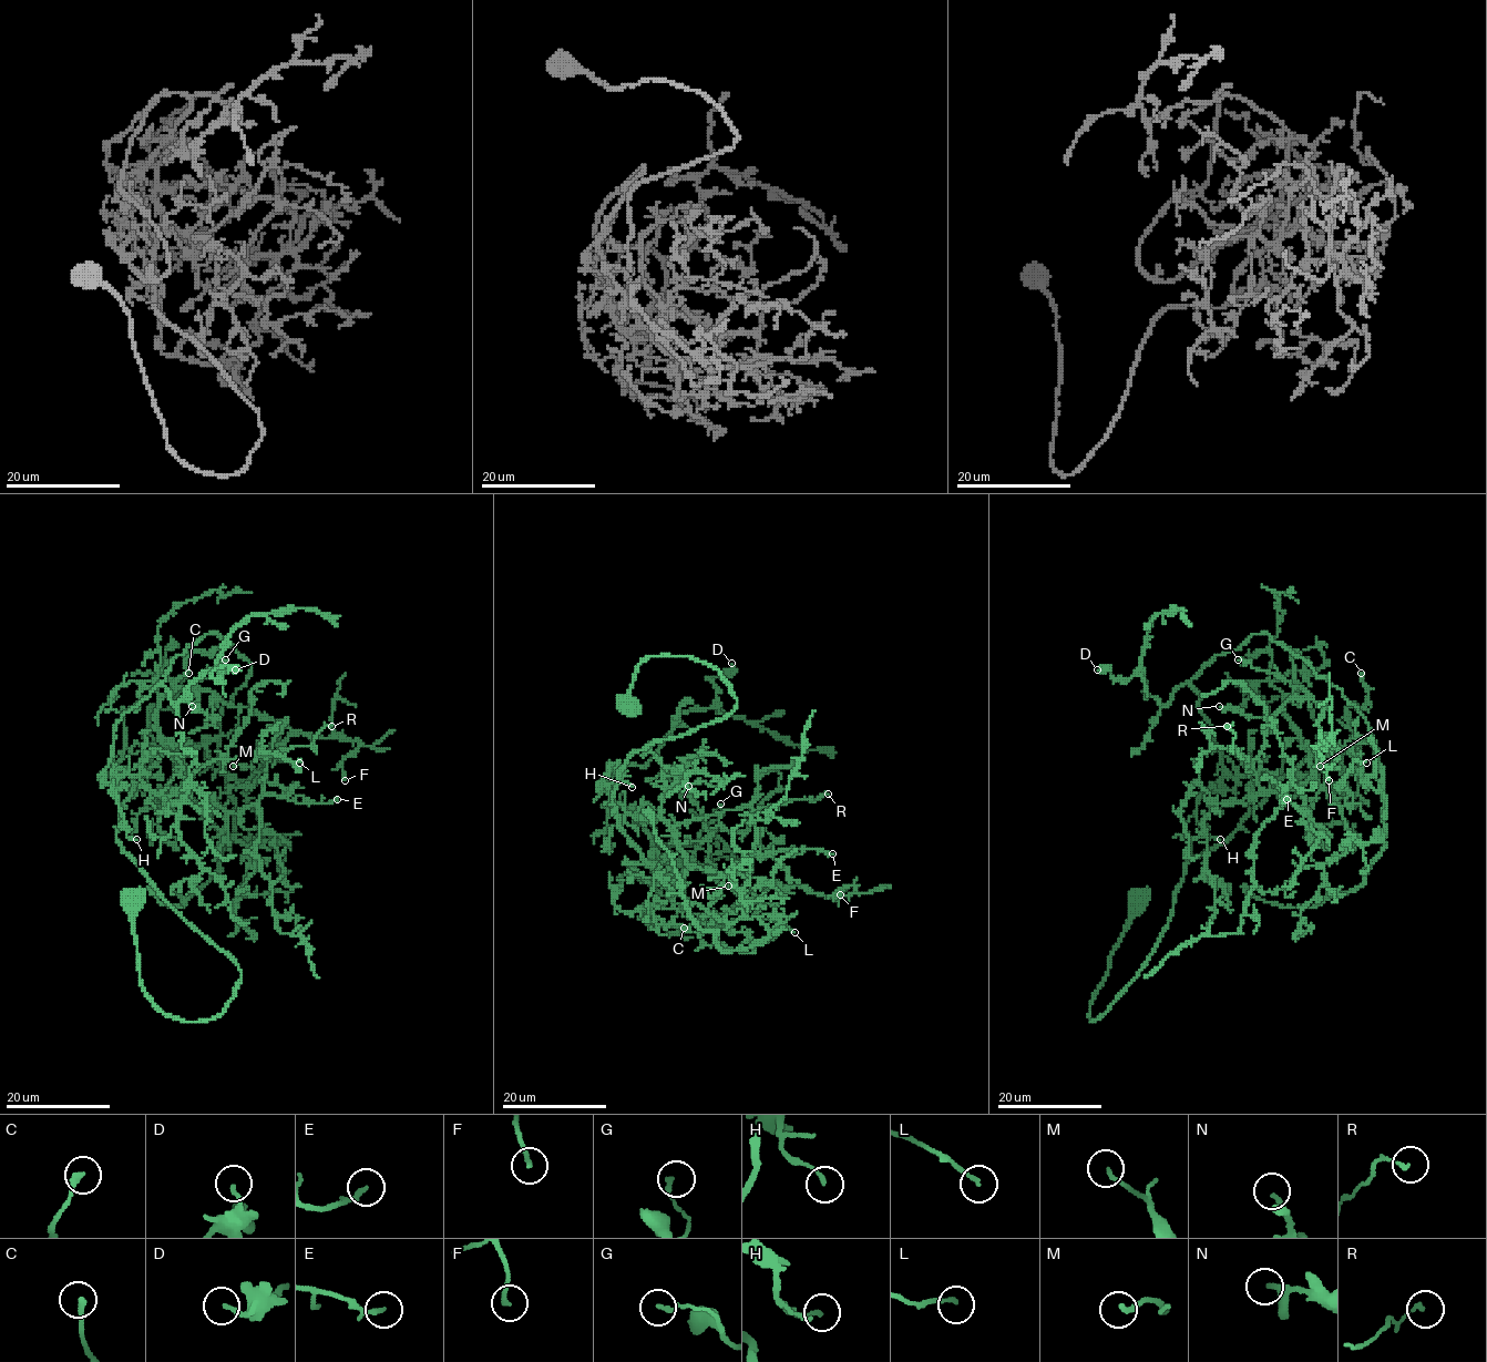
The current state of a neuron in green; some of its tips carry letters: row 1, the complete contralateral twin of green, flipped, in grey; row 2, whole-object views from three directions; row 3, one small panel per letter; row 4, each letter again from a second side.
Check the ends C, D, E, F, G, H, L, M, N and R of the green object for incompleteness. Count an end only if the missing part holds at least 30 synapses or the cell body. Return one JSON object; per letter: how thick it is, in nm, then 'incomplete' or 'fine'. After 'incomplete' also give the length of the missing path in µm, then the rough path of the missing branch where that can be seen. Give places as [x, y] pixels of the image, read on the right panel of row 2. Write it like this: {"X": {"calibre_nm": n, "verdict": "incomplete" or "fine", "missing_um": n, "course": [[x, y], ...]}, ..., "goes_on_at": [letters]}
{"C": {"calibre_nm": 220, "verdict": "fine"}, "D": {"calibre_nm": 170, "verdict": "fine"}, "E": {"calibre_nm": 120, "verdict": "fine"}, "F": {"calibre_nm": 160, "verdict": "fine"}, "G": {"calibre_nm": 160, "verdict": "fine"}, "H": {"calibre_nm": 150, "verdict": "fine"}, "L": {"calibre_nm": 160, "verdict": "fine"}, "M": {"calibre_nm": 180, "verdict": "fine"}, "N": {"calibre_nm": 200, "verdict": "incomplete", "missing_um": 30, "course": [[1219, 706], [1196, 706], [1185, 695], [1180, 671], [1178, 675], [1188, 676], [1185, 677]]}, "R": {"calibre_nm": 140, "verdict": "fine"}, "goes_on_at": ["N"]}

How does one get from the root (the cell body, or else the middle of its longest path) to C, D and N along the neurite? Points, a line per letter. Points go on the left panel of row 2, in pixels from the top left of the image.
C: (132, 899), (147, 997), (217, 1017), (241, 969), (116, 838), (175, 751), (153, 748), (151, 707), (188, 673)
D: (132, 899), (147, 997), (217, 1017), (241, 969), (116, 829), (229, 645), (172, 662), (175, 705), (235, 669)
N: (132, 899), (147, 997), (217, 1017), (241, 969), (116, 838), (159, 700), (218, 698), (192, 706)

